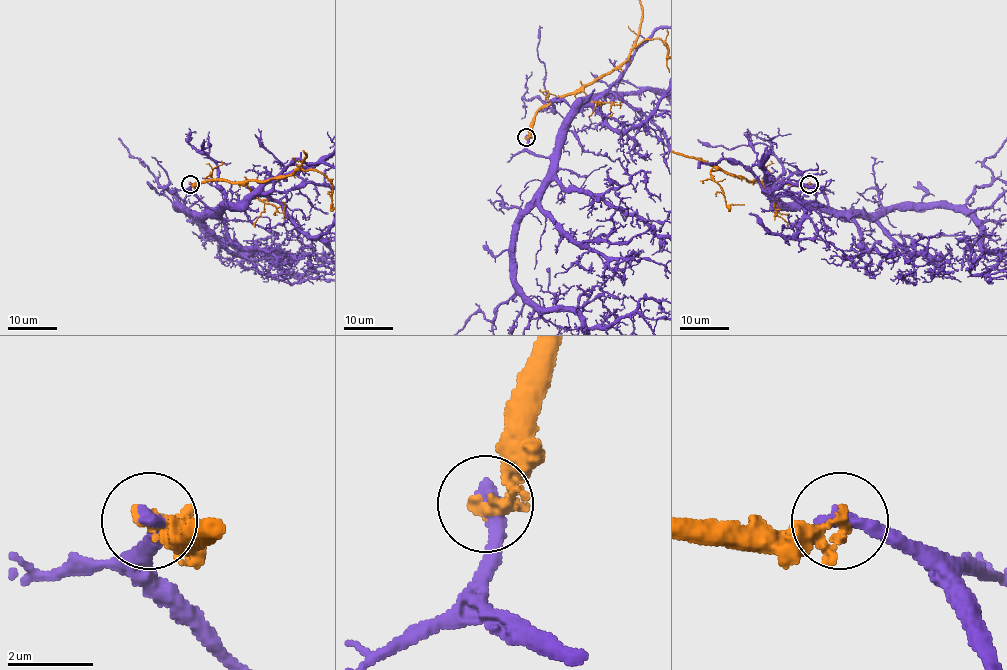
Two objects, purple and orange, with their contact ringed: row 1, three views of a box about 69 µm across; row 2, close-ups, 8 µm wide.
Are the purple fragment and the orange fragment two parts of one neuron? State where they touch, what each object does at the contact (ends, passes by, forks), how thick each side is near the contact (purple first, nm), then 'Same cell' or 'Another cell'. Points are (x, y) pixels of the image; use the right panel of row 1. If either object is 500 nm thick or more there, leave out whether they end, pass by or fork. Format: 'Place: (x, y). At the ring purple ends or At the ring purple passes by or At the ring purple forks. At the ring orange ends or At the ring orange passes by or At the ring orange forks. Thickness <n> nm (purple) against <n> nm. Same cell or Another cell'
Place: (809, 184). At the ring purple ends. At the ring orange passes by. Thickness 440 nm (purple) against 220 nm. Another cell

